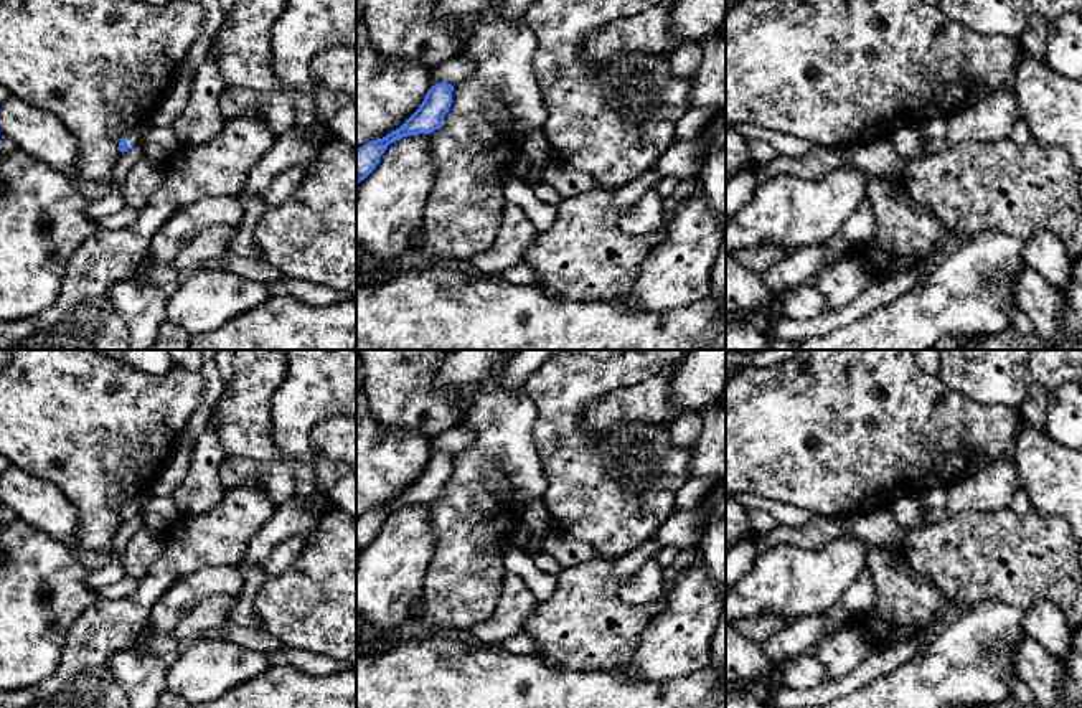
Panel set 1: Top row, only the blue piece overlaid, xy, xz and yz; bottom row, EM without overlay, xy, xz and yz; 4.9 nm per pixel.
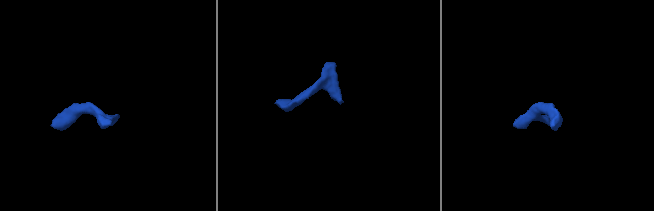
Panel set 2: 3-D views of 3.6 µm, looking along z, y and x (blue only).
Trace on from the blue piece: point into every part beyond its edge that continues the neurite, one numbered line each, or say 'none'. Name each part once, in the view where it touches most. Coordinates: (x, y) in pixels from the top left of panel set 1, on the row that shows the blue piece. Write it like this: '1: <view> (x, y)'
1: xy (132, 137)

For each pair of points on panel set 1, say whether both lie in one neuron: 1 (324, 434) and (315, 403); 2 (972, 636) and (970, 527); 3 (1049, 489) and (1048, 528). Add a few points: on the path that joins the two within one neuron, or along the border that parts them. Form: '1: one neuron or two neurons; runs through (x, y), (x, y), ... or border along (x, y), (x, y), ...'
1: two neurons; border along (338, 415), (320, 421), (312, 429), (307, 448)
2: two neurons; border along (1010, 603), (983, 601), (959, 613)
3: two neurons; border along (1031, 509), (1041, 514), (1058, 514), (1064, 520)

